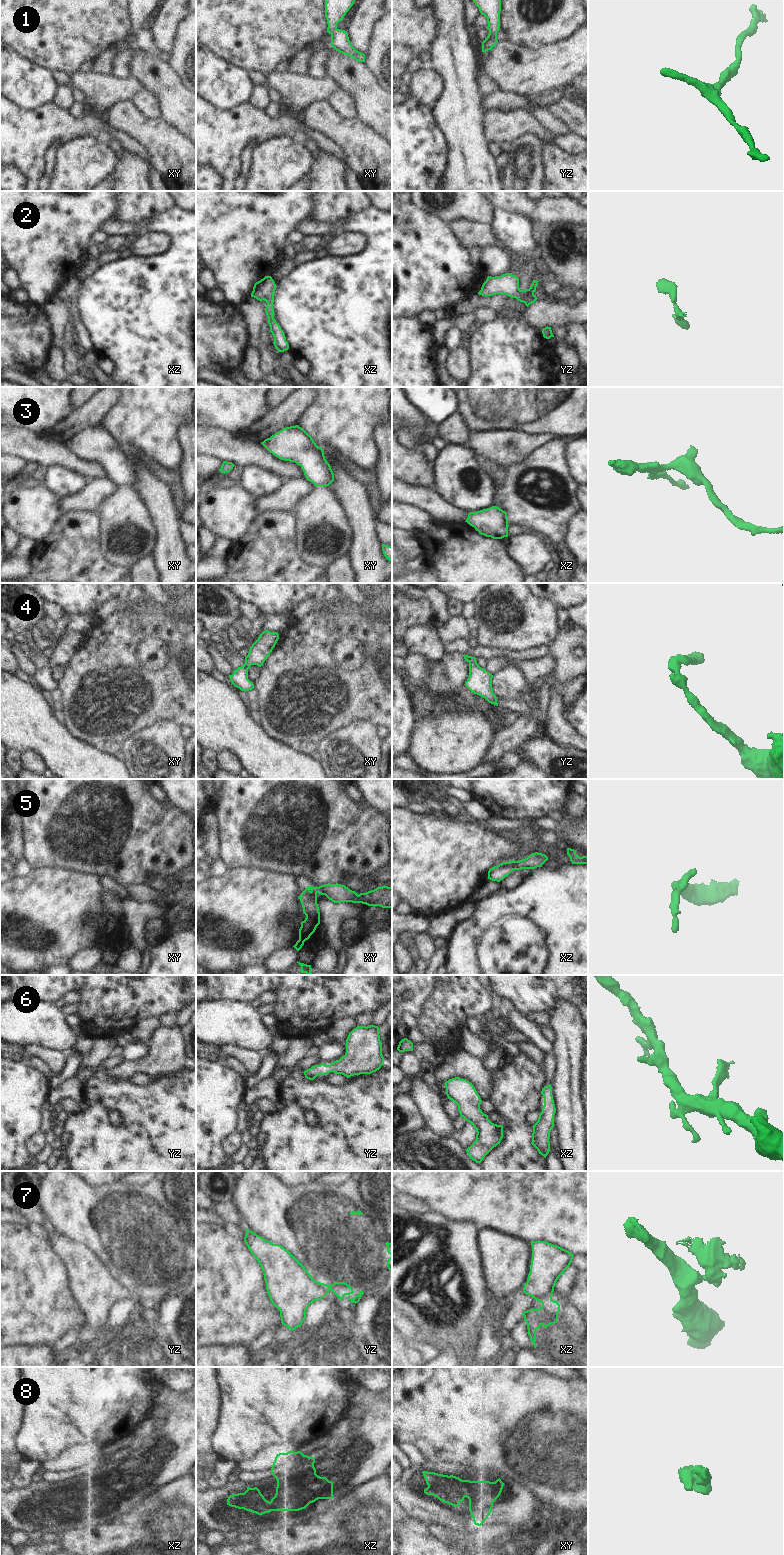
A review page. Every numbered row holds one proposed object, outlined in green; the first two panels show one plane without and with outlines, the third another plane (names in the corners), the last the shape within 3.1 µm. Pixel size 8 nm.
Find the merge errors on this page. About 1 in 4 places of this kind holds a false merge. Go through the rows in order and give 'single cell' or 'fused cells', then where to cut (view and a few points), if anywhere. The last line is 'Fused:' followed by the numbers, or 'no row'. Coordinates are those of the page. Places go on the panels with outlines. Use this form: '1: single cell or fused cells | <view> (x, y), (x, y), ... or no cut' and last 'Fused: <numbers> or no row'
1: single cell | no cut
2: single cell | no cut
3: single cell | no cut
4: single cell | no cut
5: single cell | no cut
6: single cell | no cut
7: fused cells | xz (551, 1298), (542, 1304)
8: fused cells | xy (467, 1480), (466, 1496)
Fused: 7, 8

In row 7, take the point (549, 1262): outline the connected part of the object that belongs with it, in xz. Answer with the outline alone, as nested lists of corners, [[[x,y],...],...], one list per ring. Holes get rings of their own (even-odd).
[[[531,1241],[532,1260],[523,1292],[544,1304],[552,1299],[558,1278],[570,1266],[573,1254],[546,1241]]]

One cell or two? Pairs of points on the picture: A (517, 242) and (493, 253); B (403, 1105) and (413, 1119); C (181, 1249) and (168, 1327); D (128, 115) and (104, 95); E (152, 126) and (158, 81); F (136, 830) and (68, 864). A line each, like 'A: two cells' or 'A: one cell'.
A: two cells
B: one cell
C: two cells
D: two cells
E: two cells
F: one cell

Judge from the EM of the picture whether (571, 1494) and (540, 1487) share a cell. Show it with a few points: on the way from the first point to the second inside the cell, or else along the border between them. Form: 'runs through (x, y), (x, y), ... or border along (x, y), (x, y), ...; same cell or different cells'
runs through (563, 1487), (548, 1487); same cell

